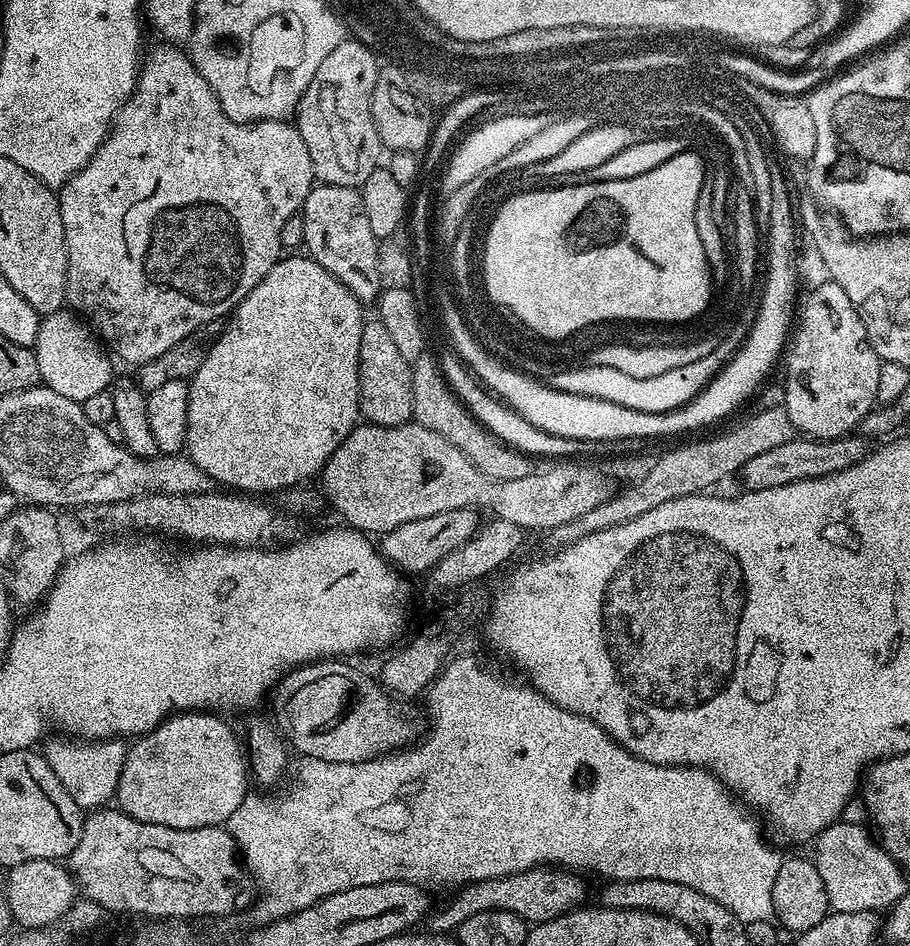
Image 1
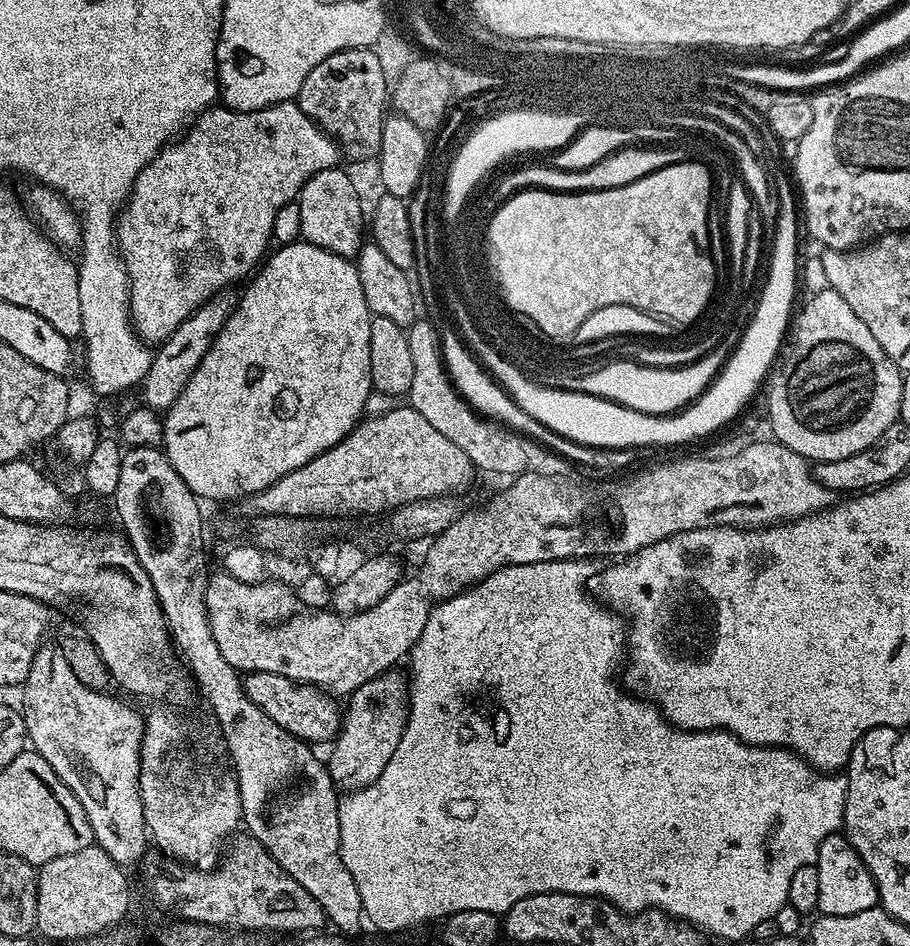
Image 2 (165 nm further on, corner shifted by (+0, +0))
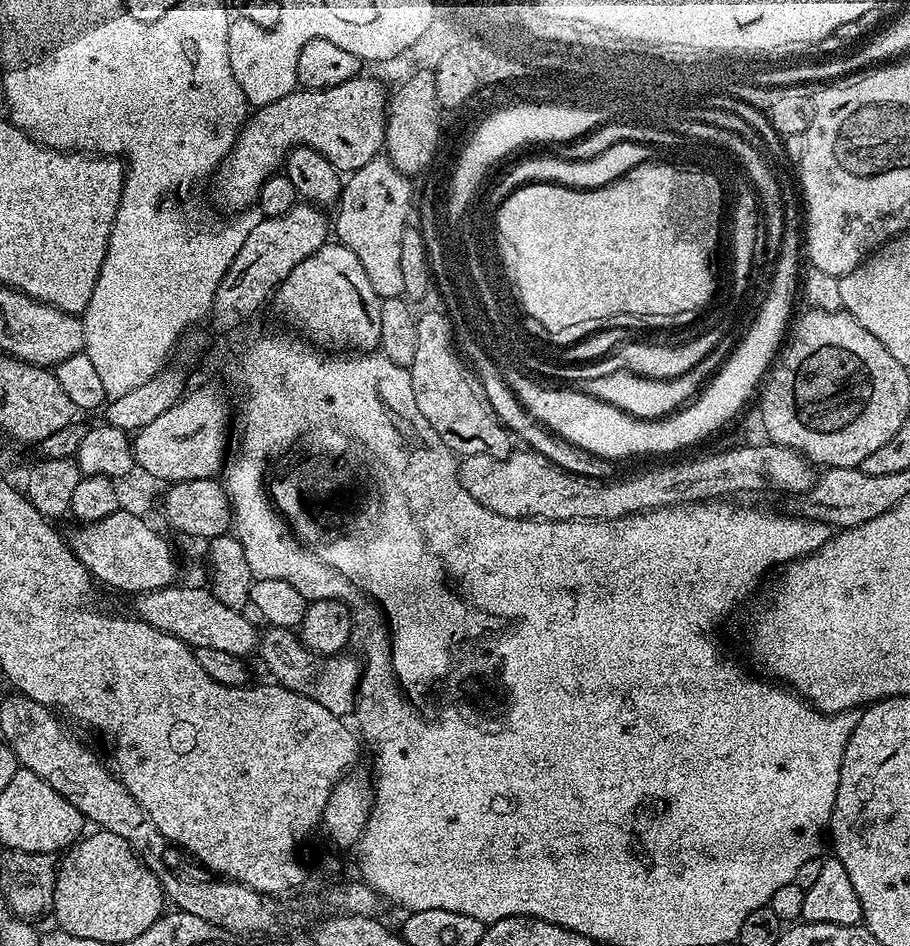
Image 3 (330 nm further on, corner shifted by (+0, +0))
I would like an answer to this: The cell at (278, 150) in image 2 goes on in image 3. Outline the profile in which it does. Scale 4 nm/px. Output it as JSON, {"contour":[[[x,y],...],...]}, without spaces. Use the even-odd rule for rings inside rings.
{"contour":[[[361,74],[342,82],[338,86],[329,88],[314,88],[311,90],[297,90],[286,94],[286,98],[278,98],[278,102],[259,105],[251,113],[250,119],[245,123],[236,144],[228,157],[221,162],[214,173],[216,180],[216,196],[225,204],[228,210],[248,210],[258,201],[260,187],[271,176],[281,171],[282,165],[287,161],[289,152],[301,146],[318,150],[336,167],[341,174],[357,172],[366,162],[377,159],[381,155],[386,134],[386,118],[388,117],[389,93],[372,76]]]}

